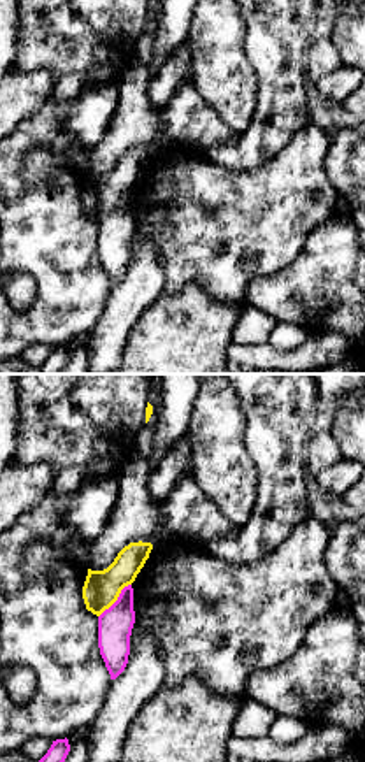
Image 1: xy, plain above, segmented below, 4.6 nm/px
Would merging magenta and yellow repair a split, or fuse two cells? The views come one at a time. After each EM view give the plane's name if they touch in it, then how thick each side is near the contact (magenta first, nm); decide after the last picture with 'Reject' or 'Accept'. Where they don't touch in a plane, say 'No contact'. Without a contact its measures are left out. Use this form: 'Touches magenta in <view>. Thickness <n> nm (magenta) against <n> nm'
Touches magenta in xy. Thickness 160 nm (magenta) against 170 nm

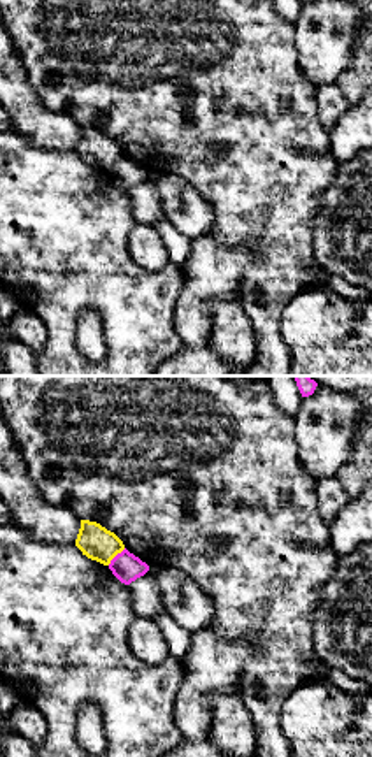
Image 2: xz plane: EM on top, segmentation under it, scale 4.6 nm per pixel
Touches magenta in xz. Thickness 140 nm (magenta) against 160 nm

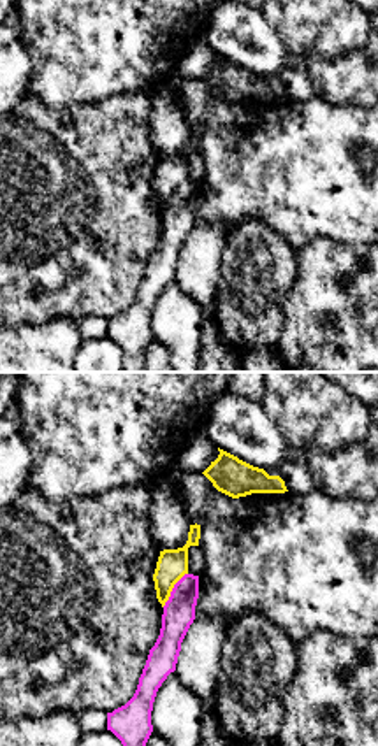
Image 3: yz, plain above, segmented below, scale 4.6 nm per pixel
Touches magenta in yz. Thickness 140 nm (magenta) against 140 nm

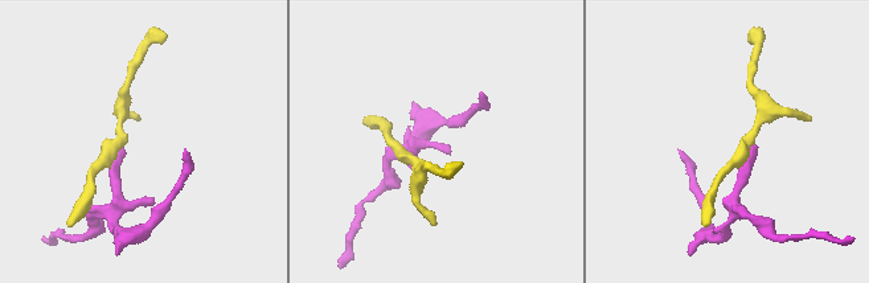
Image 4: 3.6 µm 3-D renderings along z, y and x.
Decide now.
Accept

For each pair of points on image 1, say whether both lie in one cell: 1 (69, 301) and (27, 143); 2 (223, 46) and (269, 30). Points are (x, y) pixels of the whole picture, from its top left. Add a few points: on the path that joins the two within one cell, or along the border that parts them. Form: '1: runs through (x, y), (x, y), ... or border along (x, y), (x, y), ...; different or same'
1: runs through (65, 262), (60, 250), (18, 208), (18, 181); same
2: border along (241, 18), (244, 23), (246, 57), (255, 79); different

